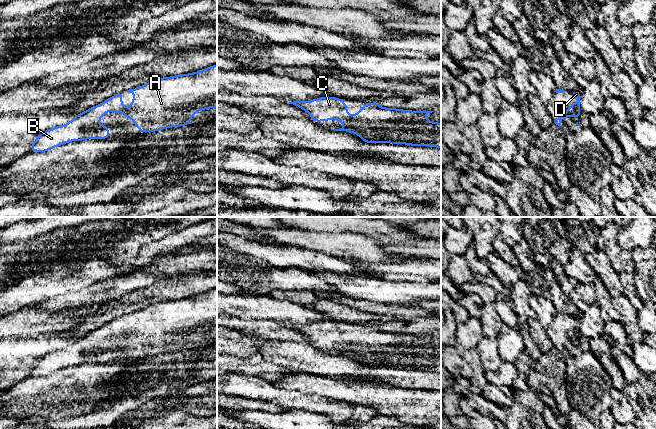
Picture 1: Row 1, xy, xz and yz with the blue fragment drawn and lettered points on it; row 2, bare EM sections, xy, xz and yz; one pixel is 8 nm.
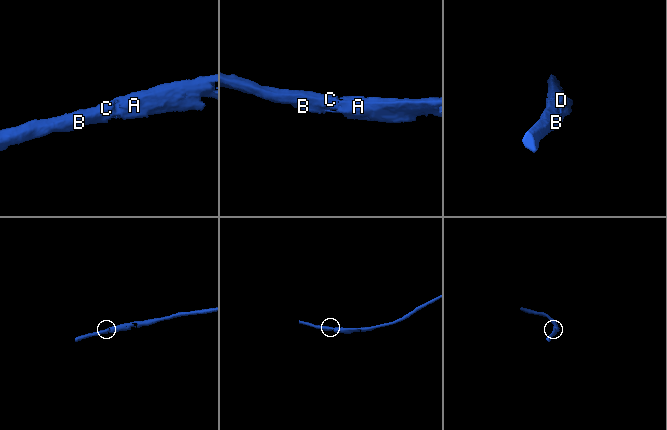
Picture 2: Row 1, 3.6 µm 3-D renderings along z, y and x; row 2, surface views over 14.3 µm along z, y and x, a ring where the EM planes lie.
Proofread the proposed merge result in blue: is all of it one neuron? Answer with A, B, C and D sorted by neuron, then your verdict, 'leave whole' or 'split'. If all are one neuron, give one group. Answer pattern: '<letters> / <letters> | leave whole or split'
A B C D | leave whole

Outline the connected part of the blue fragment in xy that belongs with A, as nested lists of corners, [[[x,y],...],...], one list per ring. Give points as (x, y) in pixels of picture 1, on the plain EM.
[[[217,288],[193,297],[155,302],[127,315],[135,318],[132,328],[127,333],[121,326],[124,321],[123,316],[114,318],[104,326],[77,338],[69,347],[50,352],[37,359],[30,371],[30,376],[47,376],[71,365],[110,363],[108,350],[97,347],[109,334],[113,337],[123,337],[125,342],[133,343],[134,350],[140,354],[141,358],[190,349],[195,337],[208,332],[217,333]]]

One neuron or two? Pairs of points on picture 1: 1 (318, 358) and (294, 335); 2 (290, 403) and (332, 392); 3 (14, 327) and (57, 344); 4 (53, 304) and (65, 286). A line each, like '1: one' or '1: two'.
1: two
2: two
3: two
4: two

